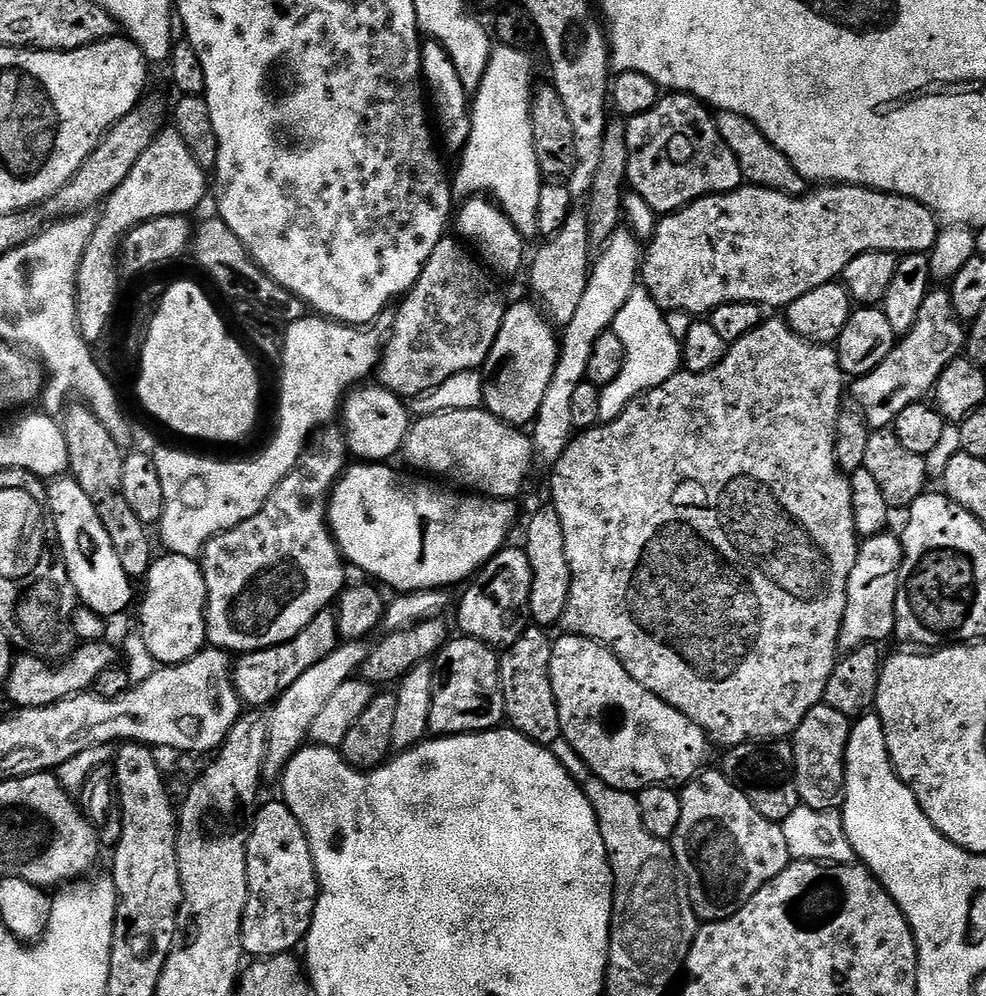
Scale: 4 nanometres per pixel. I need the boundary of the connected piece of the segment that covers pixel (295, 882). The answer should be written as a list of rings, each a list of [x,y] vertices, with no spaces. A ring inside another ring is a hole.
[[[277,802],[259,809],[252,822],[252,833],[248,839],[246,854],[246,874],[248,875],[248,901],[242,918],[242,946],[252,958],[282,956],[301,947],[308,934],[308,927],[316,909],[316,900],[320,897],[320,884],[316,880],[316,867],[306,838],[306,830],[294,818],[287,804]]]

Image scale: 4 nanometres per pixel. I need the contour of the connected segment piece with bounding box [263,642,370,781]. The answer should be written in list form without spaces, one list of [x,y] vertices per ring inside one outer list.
[[[364,642],[341,643],[330,655],[322,658],[318,666],[310,666],[310,670],[306,670],[306,674],[302,674],[298,682],[294,682],[294,686],[281,694],[280,699],[271,707],[268,719],[270,738],[264,759],[265,781],[272,780],[275,776],[277,779],[283,773],[284,767],[296,757],[297,752],[305,747],[314,726],[314,718],[318,718],[318,713],[324,709],[326,702],[330,702],[330,697],[338,691],[338,686],[359,673],[369,651],[369,645]]]

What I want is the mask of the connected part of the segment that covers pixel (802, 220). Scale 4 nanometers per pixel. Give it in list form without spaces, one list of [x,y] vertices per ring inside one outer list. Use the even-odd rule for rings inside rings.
[[[824,184],[813,187],[802,196],[787,196],[778,190],[758,188],[755,186],[741,186],[733,192],[723,192],[717,196],[703,196],[701,200],[695,200],[693,204],[687,204],[676,212],[661,215],[656,221],[656,229],[652,232],[646,244],[646,251],[642,256],[642,287],[648,291],[652,301],[665,313],[684,311],[691,314],[711,314],[714,309],[730,302],[750,302],[772,308],[783,309],[792,304],[802,294],[814,290],[823,284],[833,283],[837,278],[843,277],[844,268],[850,266],[858,254],[867,252],[895,252],[897,257],[910,254],[931,253],[934,242],[938,238],[942,224],[941,221],[922,202],[912,200],[908,196],[899,196],[897,192],[879,192],[873,188],[863,188],[857,184]]]

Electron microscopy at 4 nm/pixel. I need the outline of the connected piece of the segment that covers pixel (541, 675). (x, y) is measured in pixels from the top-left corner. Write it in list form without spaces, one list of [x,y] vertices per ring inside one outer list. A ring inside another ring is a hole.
[[[529,626],[500,656],[500,685],[504,695],[504,715],[516,731],[530,738],[535,744],[551,746],[561,739],[558,706],[550,678],[550,658],[553,637],[548,637],[543,627]]]

